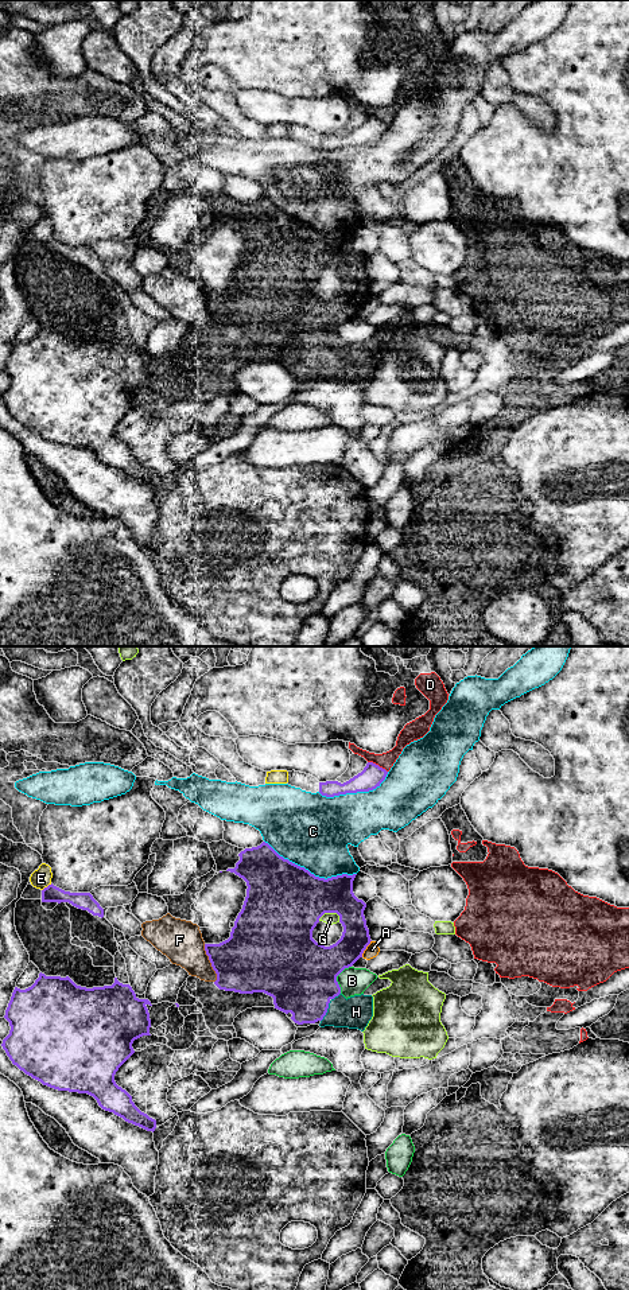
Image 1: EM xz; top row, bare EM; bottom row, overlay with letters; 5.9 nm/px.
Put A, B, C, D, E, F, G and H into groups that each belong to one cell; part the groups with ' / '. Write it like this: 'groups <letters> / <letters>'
groups A / B / C / D / E / F / G / H

